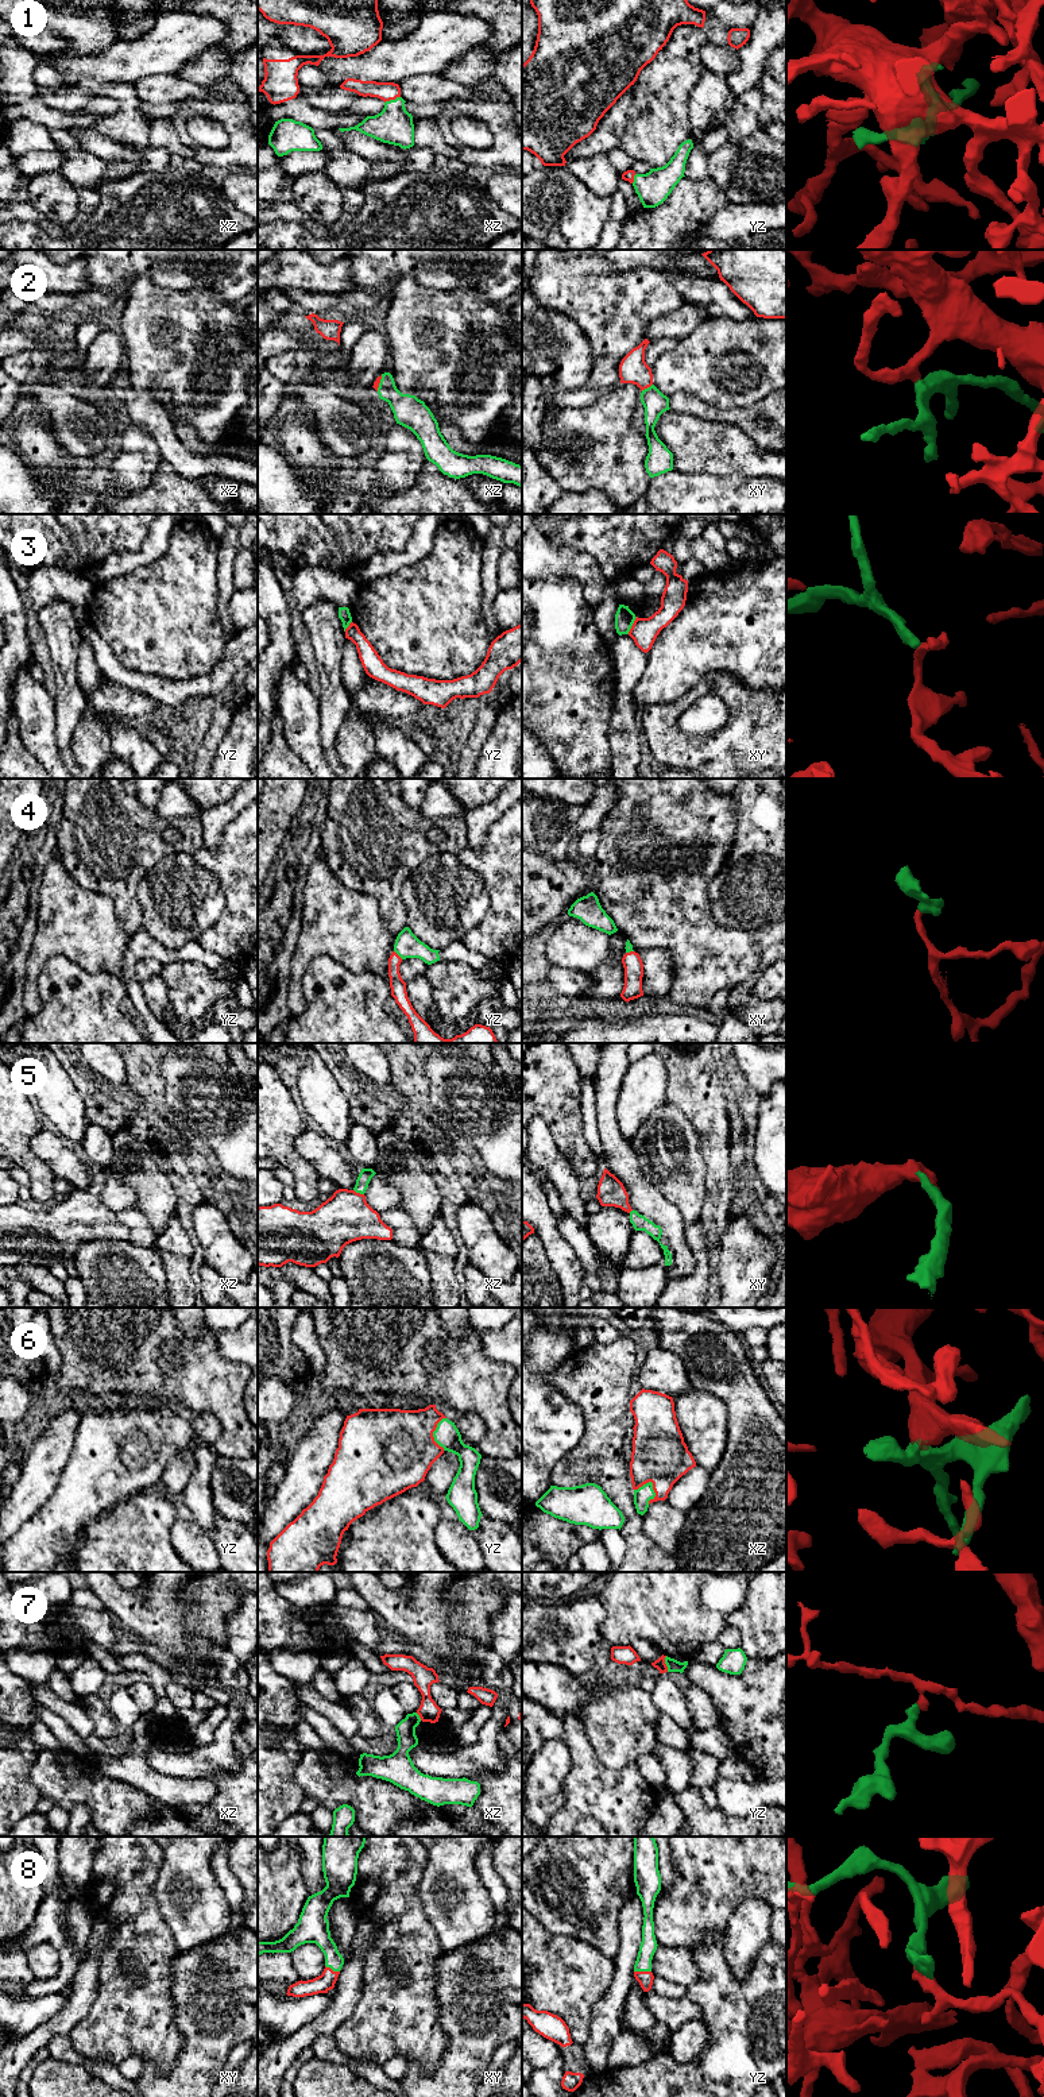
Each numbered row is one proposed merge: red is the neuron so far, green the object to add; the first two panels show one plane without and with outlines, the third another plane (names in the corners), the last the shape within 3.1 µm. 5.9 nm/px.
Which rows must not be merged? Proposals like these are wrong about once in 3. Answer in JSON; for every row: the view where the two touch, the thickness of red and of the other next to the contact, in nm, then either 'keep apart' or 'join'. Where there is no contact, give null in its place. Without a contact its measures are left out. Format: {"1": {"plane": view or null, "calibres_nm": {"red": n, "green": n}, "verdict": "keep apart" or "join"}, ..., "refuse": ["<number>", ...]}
{"1": {"plane": "xz", "calibres_nm": {"red": 110, "green": 220}, "verdict": "join"}, "2": {"plane": "xy", "calibres_nm": {"red": 170, "green": 140}, "verdict": "join"}, "3": {"plane": "xy", "calibres_nm": {"red": 160, "green": 120}, "verdict": "keep apart"}, "4": {"plane": "yz", "calibres_nm": {"red": 100, "green": 150}, "verdict": "join"}, "5": {"plane": "xz", "calibres_nm": {"red": 300, "green": 80}, "verdict": "join"}, "6": {"plane": "xz", "calibres_nm": {"red": 320, "green": 100}, "verdict": "join"}, "7": {"plane": "yz", "calibres_nm": {"red": 70, "green": 80}, "verdict": "keep apart"}, "8": {"plane": "yz", "calibres_nm": {"red": 90, "green": 100}, "verdict": "join"}, "refuse": ["3", "7"]}

